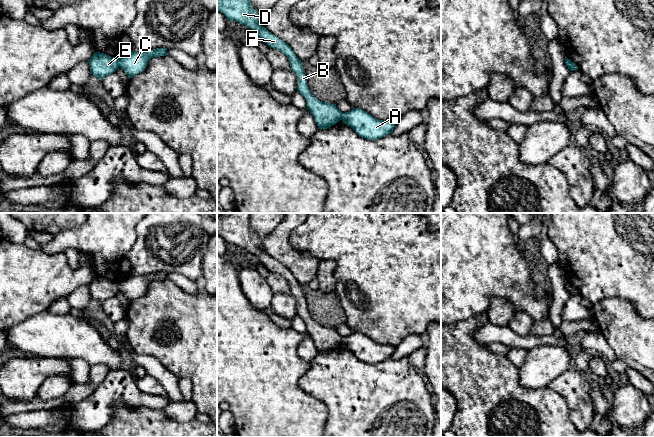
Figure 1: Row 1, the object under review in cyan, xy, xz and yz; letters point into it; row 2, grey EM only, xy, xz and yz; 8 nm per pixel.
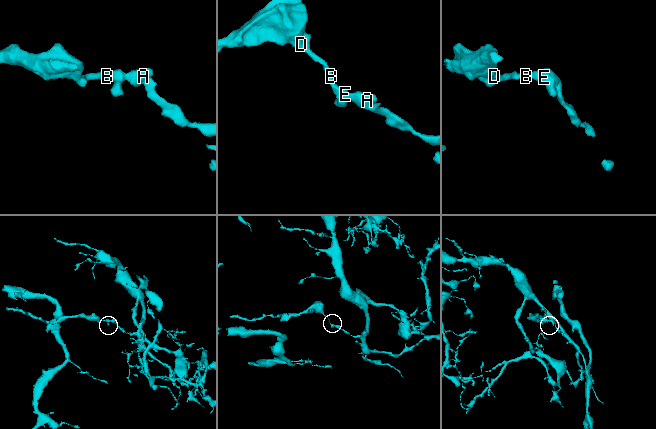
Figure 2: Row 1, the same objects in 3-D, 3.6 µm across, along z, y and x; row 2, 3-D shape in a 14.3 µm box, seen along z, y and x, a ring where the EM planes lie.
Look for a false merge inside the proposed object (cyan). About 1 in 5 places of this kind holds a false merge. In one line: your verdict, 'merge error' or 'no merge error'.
merge error

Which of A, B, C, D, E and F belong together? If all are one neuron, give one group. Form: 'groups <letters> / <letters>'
groups A C / B D E F

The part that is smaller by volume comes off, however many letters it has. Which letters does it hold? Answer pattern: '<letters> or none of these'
B, D, E, F

